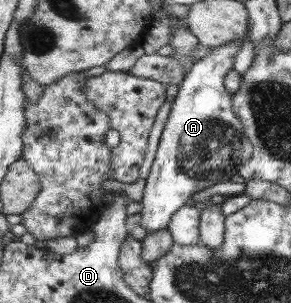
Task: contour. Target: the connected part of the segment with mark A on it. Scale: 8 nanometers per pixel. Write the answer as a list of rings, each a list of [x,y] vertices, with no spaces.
[[[235,40],[213,48],[204,58],[190,65],[178,85],[178,94],[172,100],[139,201],[141,217],[138,224],[146,234],[166,229],[173,214],[186,204],[192,194],[212,184],[230,181],[253,153],[242,132],[242,123],[238,122],[233,110],[231,95],[226,94],[224,85],[225,74],[233,68],[233,54],[240,45],[241,40]]]

